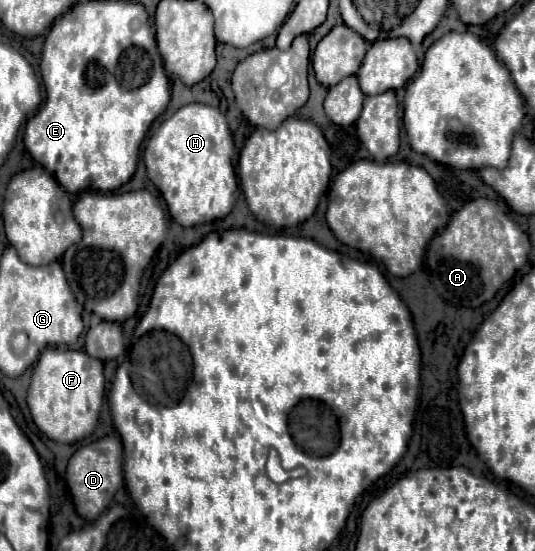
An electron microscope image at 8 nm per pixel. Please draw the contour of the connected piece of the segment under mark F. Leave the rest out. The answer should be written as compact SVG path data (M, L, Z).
M47 348L31 376L27 406L37 428L55 442L73 444L93 432L105 394L103 362L87 356L83 350Z

